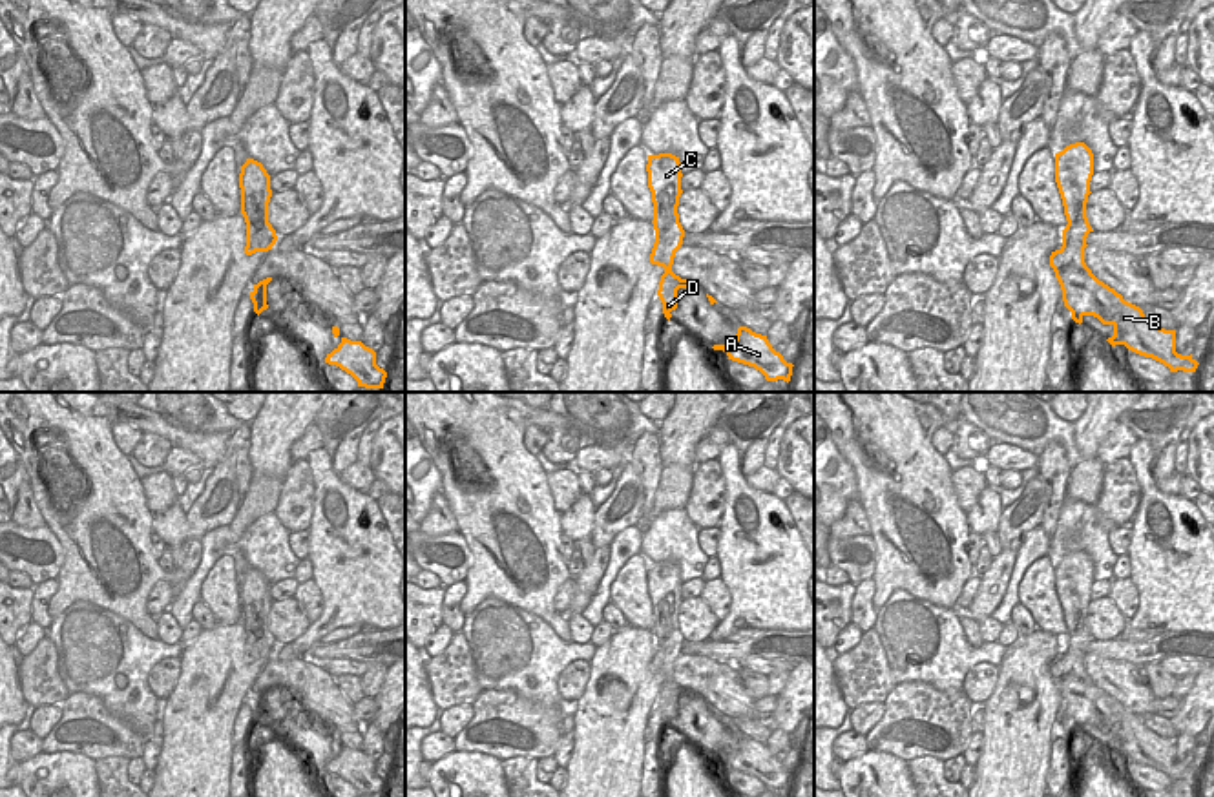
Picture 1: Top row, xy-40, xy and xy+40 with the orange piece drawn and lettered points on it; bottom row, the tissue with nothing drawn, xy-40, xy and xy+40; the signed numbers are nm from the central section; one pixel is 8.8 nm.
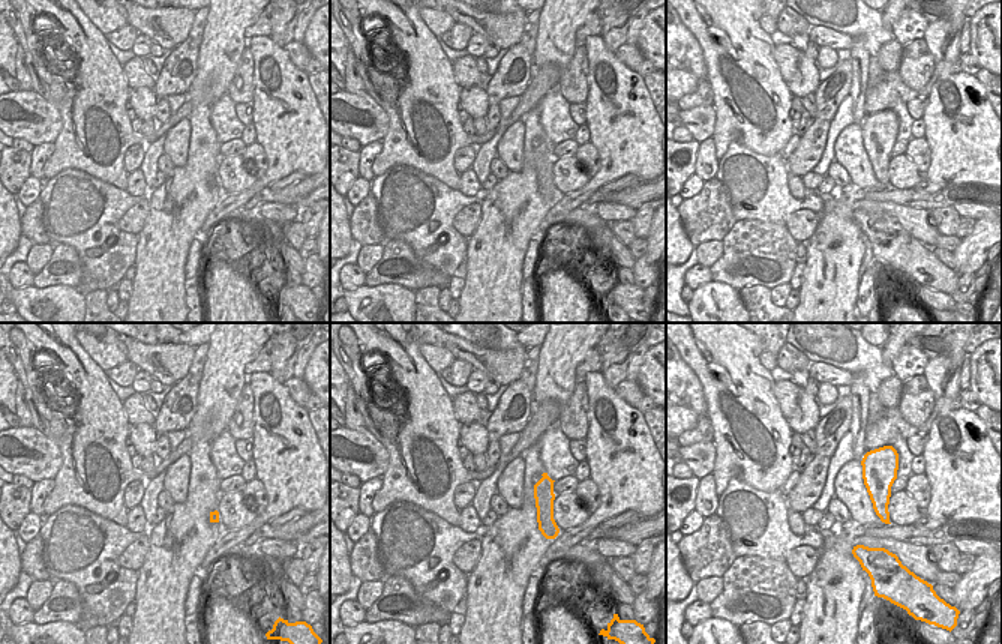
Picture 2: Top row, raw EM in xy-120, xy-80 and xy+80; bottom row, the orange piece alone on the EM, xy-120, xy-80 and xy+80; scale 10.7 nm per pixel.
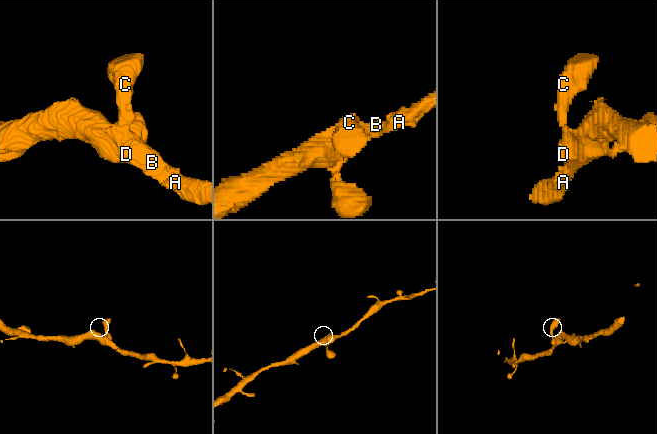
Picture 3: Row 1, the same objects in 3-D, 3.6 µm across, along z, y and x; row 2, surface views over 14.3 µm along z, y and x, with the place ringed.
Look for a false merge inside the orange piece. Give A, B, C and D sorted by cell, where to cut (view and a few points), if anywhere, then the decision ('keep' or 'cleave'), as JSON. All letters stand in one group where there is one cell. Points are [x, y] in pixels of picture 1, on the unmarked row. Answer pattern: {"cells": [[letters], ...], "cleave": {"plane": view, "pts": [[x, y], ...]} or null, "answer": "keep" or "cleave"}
{"cells": [["A", "B", "C", "D"]], "cleave": null, "answer": "keep"}

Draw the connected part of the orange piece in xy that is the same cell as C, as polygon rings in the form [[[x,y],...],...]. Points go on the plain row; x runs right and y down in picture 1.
[[[672,562],[648,564],[646,580],[654,611],[652,631],[655,638],[650,671],[665,677],[657,704],[663,711],[665,726],[670,730],[670,720],[677,717],[677,699],[694,695],[692,689],[681,688],[672,680],[675,660],[681,657],[685,646],[677,622],[679,606],[683,602],[679,565]]]

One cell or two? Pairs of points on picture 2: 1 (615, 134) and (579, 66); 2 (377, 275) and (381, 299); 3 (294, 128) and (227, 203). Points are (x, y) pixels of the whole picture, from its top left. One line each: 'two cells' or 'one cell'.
1: two cells
2: two cells
3: one cell

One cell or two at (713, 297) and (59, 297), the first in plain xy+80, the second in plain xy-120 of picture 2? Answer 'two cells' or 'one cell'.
one cell

